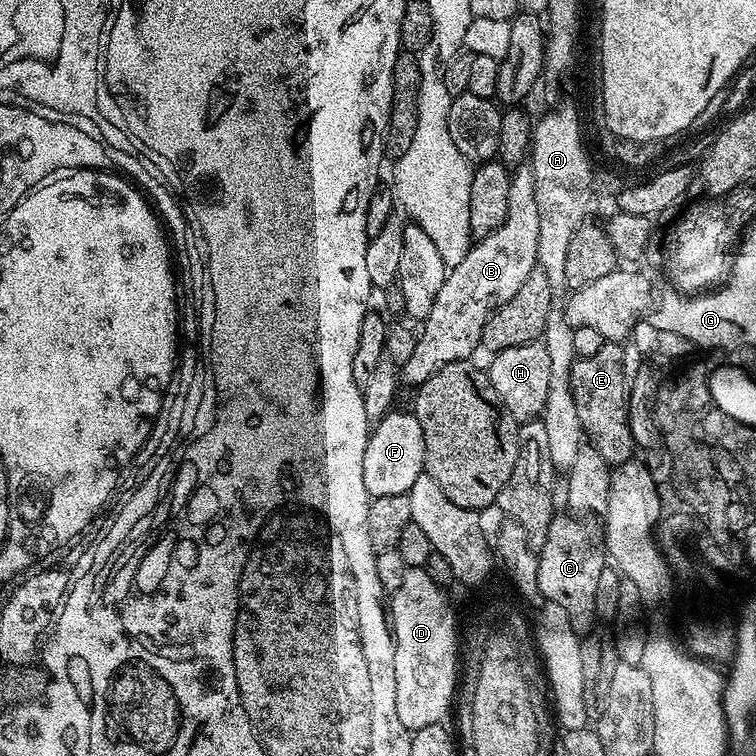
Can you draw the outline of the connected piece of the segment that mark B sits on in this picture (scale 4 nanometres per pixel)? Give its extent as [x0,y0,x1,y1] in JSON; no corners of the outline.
[402,162,538,385]

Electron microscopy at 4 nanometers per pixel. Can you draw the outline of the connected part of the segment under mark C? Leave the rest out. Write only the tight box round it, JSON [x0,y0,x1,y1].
[538,514,606,634]

